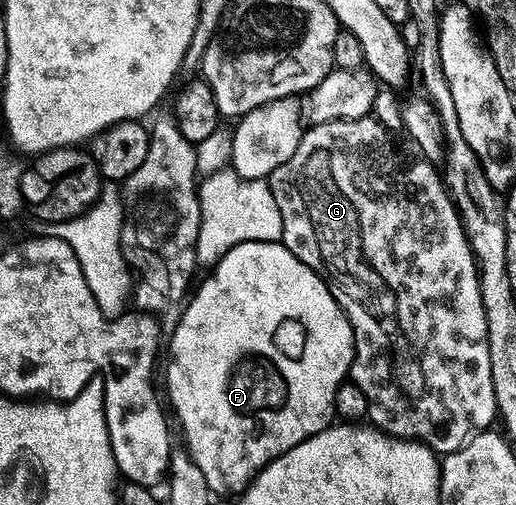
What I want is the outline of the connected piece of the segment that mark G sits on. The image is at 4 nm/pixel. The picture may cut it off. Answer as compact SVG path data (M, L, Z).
M370 115L362 116L356 120L329 120L324 124L312 124L304 131L303 137L299 140L297 150L293 150L293 156L287 162L281 162L277 170L273 170L267 177L266 182L273 190L273 198L277 201L277 210L281 210L281 226L283 227L283 239L281 241L284 248L288 248L293 256L298 258L301 264L312 268L316 274L325 281L326 288L331 292L332 298L339 304L340 309L346 314L349 327L355 331L355 356L349 361L349 376L361 390L365 390L367 399L367 416L370 423L378 428L380 432L386 432L389 436L400 436L403 440L418 440L420 444L427 445L436 454L446 454L457 450L466 440L470 440L477 432L490 429L491 423L496 423L497 409L495 406L495 391L493 390L493 370L489 366L489 342L487 341L487 319L485 318L485 306L481 298L479 289L479 269L475 263L475 256L471 252L471 243L467 241L467 233L463 226L463 221L459 218L459 211L455 208L455 203L447 192L447 185L443 182L440 169L430 160L416 158L412 164L406 164L403 156L397 149L391 148L391 140L387 137L387 132L378 124L371 120Z

